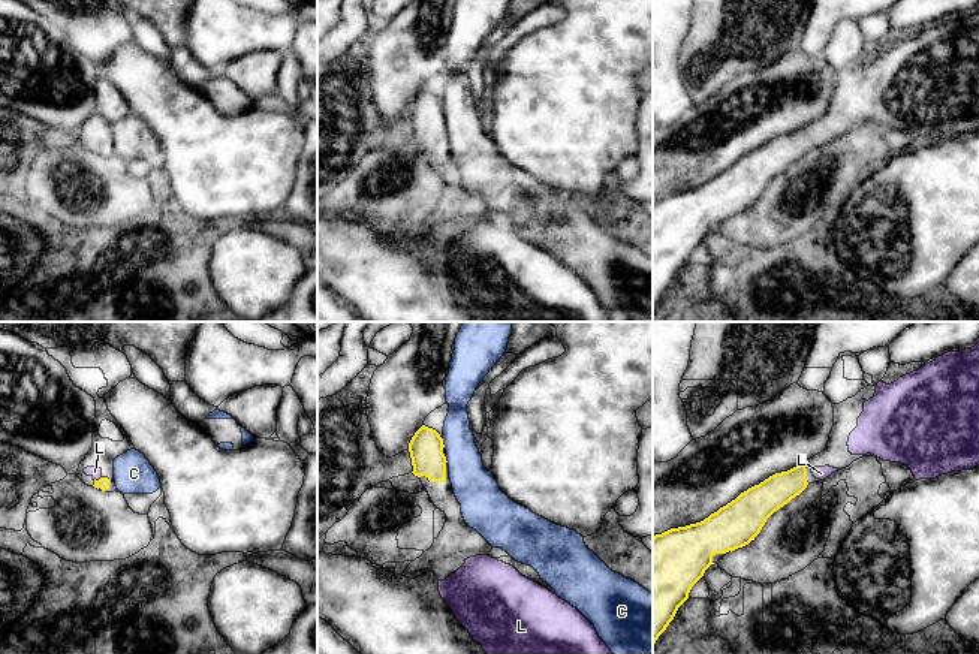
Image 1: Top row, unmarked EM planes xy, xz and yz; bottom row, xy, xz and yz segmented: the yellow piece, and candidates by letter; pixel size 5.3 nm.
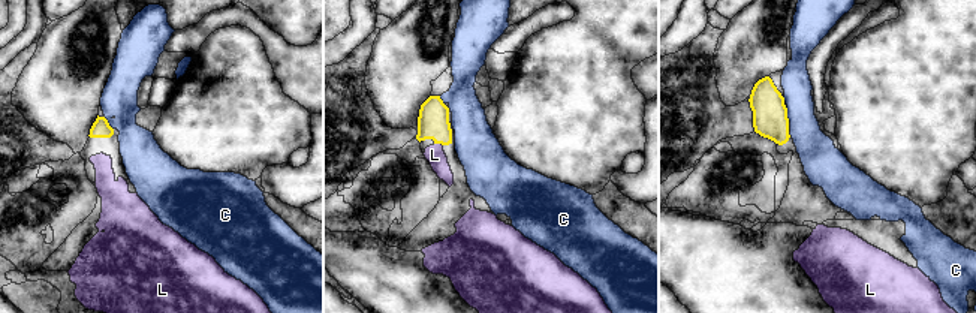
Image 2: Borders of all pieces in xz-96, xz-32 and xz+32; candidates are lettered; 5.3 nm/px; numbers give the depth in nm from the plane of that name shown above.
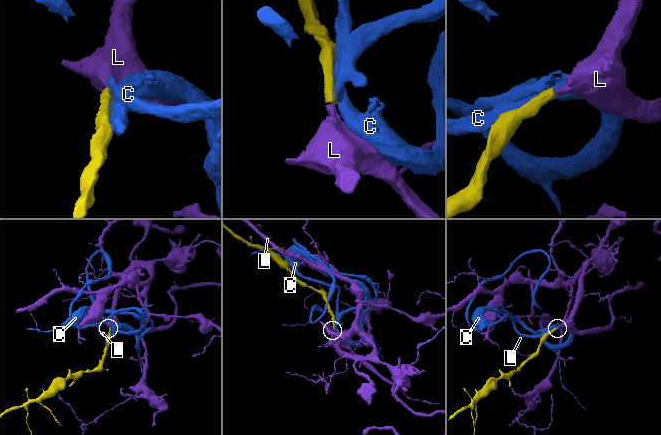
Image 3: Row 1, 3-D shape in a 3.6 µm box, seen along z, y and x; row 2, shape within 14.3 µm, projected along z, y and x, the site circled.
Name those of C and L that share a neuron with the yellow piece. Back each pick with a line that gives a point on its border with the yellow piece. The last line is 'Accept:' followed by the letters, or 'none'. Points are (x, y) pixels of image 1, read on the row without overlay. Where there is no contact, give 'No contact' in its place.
L: Touches yellow at xy (95, 144)
Accept: L

